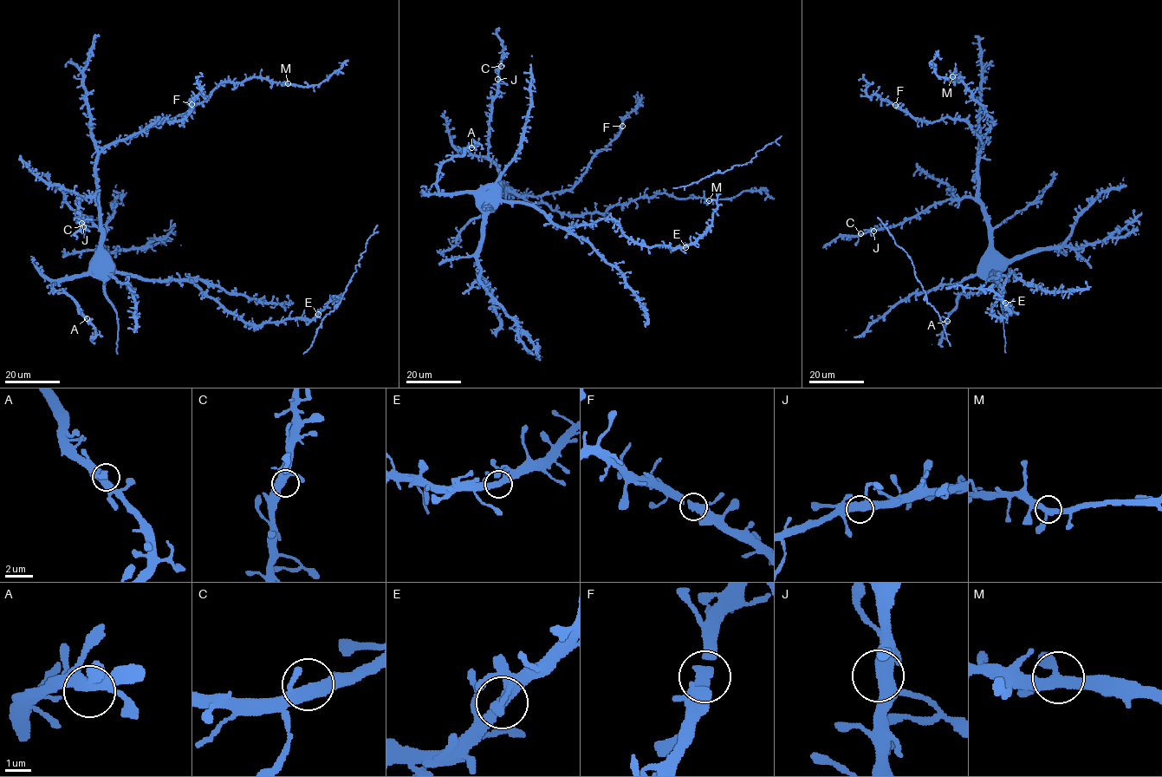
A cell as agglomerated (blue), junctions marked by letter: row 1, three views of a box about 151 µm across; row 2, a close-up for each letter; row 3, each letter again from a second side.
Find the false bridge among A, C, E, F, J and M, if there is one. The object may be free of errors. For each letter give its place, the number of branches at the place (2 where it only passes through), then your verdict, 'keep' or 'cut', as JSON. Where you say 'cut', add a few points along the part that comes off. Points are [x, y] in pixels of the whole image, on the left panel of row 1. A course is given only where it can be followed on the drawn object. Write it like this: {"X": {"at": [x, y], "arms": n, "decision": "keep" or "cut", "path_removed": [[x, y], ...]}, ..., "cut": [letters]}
{"A": {"at": [87, 318], "arms": 3, "decision": "keep"}, "C": {"at": [83, 226], "arms": 3, "decision": "keep"}, "E": {"at": [318, 314], "arms": 3, "decision": "keep"}, "F": {"at": [191, 104], "arms": 3, "decision": "keep"}, "J": {"at": [81, 223], "arms": 3, "decision": "keep"}, "M": {"at": [288, 83], "arms": 3, "decision": "keep"}, "cut": []}

